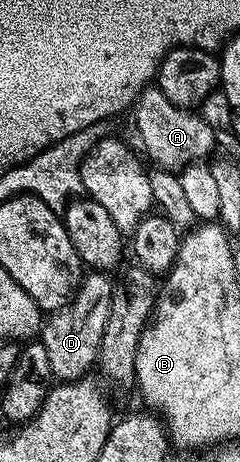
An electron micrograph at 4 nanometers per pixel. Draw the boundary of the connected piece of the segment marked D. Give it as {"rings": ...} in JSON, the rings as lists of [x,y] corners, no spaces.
{"rings":[[[89,271],[86,277],[80,278],[76,292],[70,298],[69,302],[59,310],[50,312],[44,318],[39,340],[43,347],[47,347],[47,359],[51,359],[51,371],[53,377],[60,382],[79,381],[86,376],[97,364],[97,352],[103,339],[103,327],[107,327],[107,311],[111,295],[113,294],[114,282],[108,281],[106,274],[101,271]]]}

